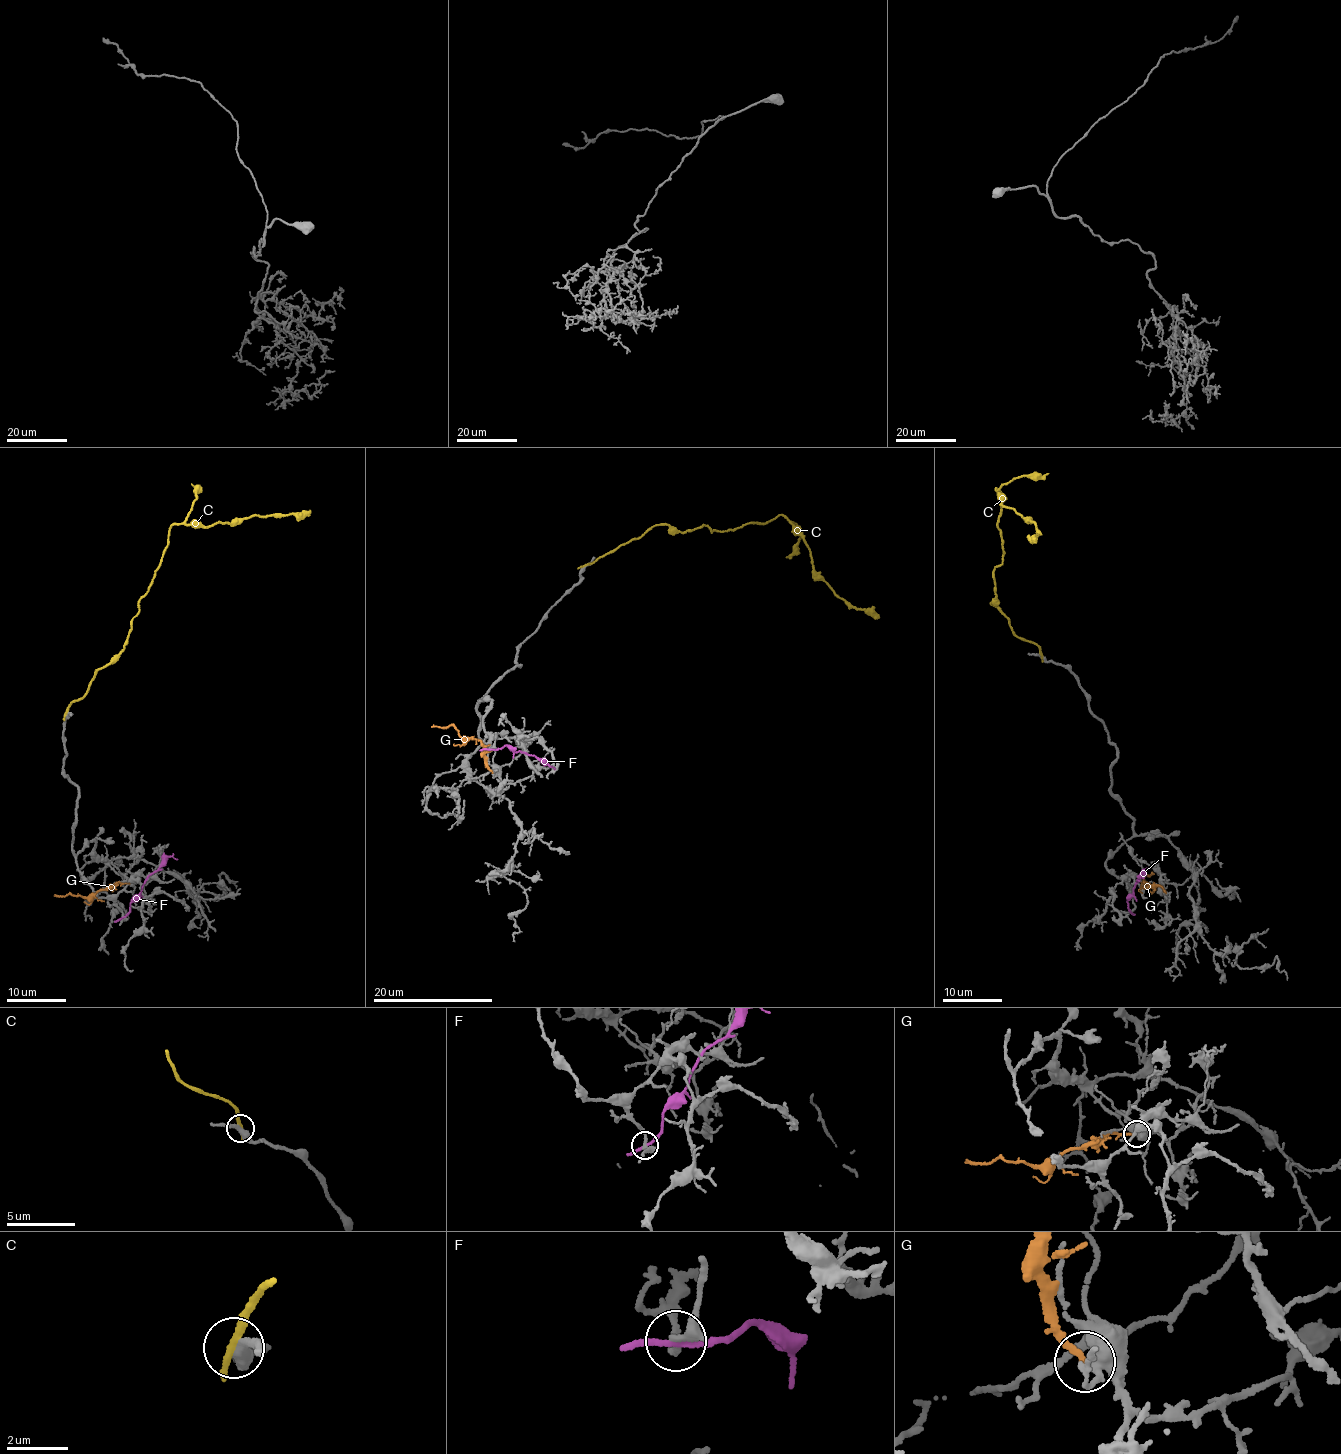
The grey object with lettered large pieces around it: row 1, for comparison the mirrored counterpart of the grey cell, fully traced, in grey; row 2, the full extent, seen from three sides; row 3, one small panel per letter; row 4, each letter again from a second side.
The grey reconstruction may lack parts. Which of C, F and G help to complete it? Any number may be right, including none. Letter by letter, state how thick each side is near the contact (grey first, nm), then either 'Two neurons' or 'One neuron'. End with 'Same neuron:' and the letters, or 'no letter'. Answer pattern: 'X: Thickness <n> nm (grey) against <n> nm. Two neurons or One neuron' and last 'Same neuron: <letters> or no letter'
C: Thickness 400 nm (grey) against 300 nm. Two neurons
F: Thickness 280 nm (grey) against 180 nm. Two neurons
G: Thickness 360 nm (grey) against 180 nm. Two neurons
Same neuron: no letter

